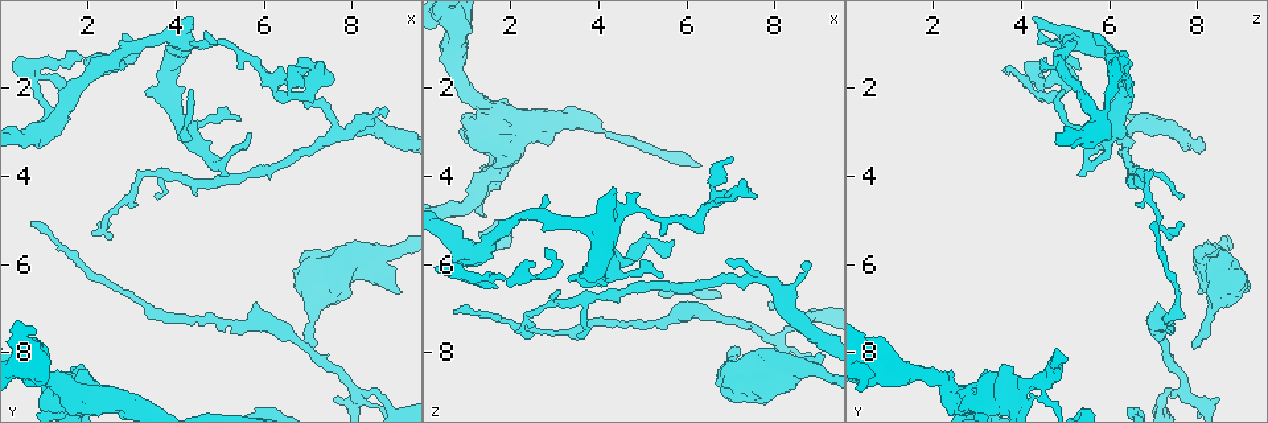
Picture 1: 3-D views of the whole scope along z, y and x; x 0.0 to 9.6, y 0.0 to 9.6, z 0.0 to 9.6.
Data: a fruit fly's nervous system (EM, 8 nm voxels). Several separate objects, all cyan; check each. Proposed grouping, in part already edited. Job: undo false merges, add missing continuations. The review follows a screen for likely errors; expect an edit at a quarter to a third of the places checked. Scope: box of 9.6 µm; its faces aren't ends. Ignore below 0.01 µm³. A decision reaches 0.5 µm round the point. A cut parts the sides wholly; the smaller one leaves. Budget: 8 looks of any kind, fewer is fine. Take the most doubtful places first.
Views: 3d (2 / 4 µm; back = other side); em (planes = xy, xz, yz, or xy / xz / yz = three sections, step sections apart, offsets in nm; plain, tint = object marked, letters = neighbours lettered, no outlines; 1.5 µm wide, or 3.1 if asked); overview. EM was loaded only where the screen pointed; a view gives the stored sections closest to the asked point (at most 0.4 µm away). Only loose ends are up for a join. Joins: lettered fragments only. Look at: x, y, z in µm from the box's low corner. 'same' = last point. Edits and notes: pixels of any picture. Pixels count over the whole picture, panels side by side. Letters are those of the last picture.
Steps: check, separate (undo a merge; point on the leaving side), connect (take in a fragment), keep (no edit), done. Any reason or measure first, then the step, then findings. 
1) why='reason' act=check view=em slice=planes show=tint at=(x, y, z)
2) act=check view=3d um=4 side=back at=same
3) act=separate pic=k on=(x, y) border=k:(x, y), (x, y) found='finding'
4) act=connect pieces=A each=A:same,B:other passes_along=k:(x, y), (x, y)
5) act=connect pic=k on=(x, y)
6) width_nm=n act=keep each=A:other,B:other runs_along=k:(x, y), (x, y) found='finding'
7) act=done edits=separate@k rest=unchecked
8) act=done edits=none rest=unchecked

why='a fork' act=check view=em slice=xy step=4 show=letters at=(1.20, 8.70, 4.45)

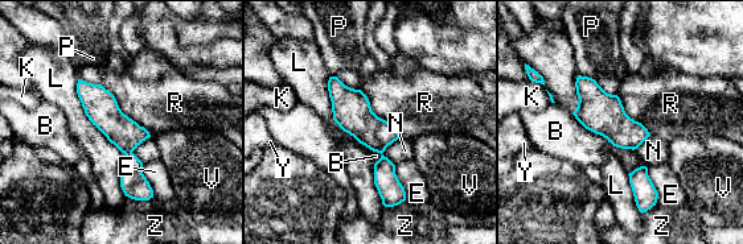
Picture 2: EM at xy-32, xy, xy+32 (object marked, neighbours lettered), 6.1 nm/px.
act=separate pic=2 on=(134, 183) each=B:other,E:other,K:other,L:other,N:other,P:other,R:other,V:other,Y:other,Z:other border=2:(131, 152), (126, 154) found='a second neuron is stuck on'

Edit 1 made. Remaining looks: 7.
act=check view=overview

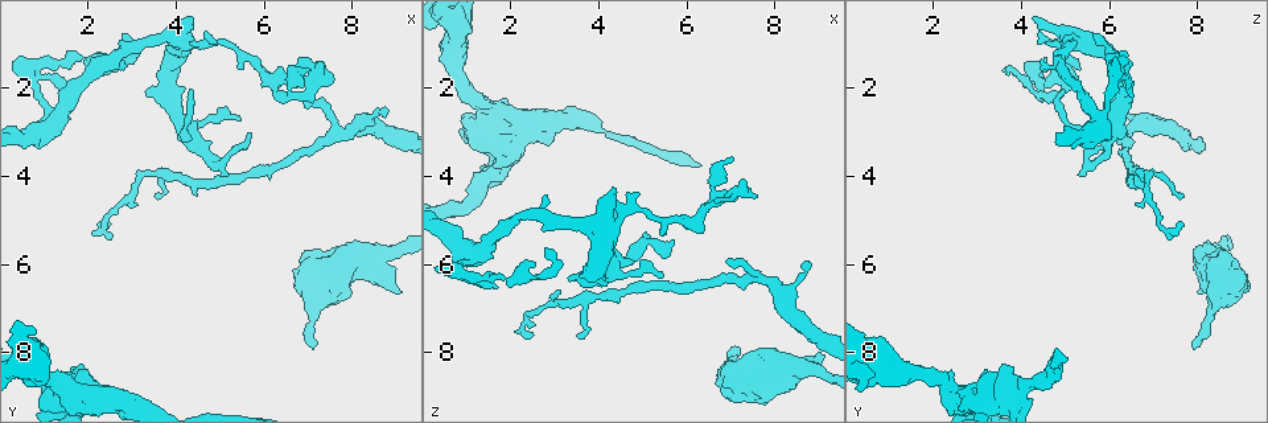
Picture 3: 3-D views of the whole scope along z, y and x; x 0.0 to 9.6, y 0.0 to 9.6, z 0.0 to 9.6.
why='free end' act=check view=3d um=2 at=(9.10, 6.60, 8.00)

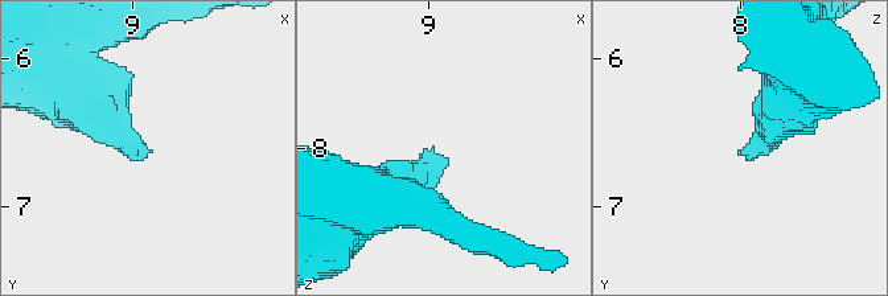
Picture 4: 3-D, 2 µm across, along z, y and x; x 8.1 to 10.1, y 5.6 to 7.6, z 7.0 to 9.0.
why='shape alone is not enough' act=check view=em slice=planes show=plain at=(9.10, 6.66, 8.06)

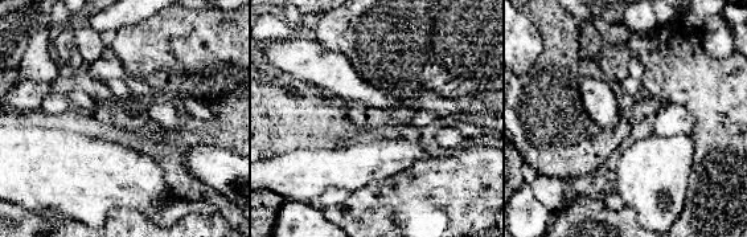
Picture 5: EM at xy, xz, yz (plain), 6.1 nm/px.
act=check view=em slice=planes show=letters at=same

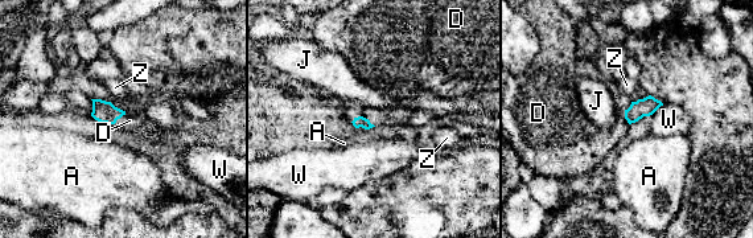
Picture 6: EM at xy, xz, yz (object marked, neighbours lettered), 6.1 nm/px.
act=connect pieces=D each=A:other,D:same,J:other,W:other,Z:other passes_along=6:(358, 122), (362, 117), (400, 114) found='the neuron continues'

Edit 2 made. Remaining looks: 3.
act=check view=overview

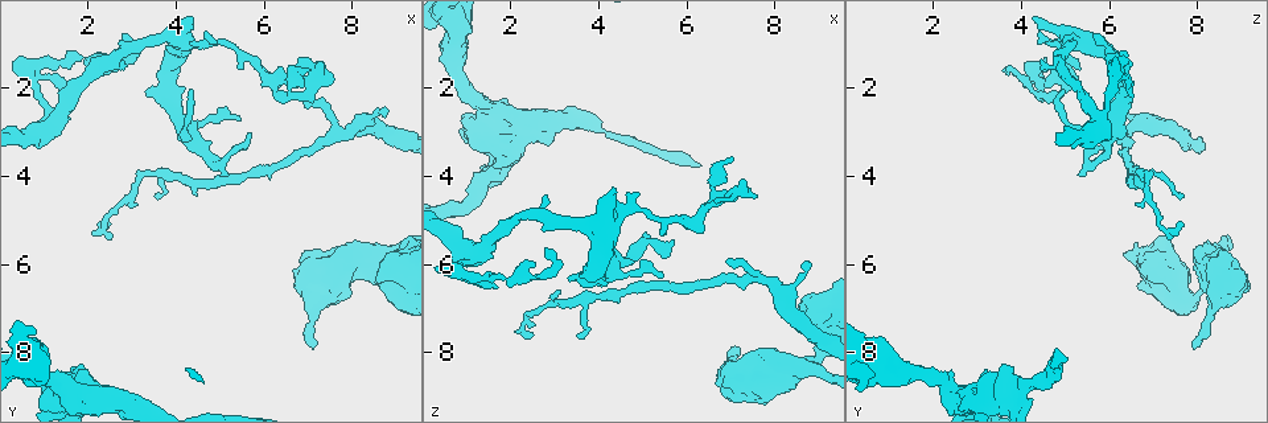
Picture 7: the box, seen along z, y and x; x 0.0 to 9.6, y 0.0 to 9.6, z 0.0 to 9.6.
why='abrupt turn' act=check view=em slice=planes show=letters at=(6.25, 1.90, 5.05)

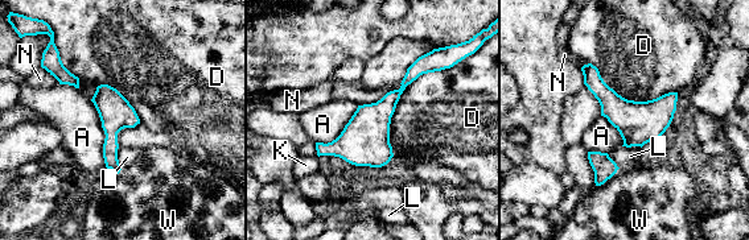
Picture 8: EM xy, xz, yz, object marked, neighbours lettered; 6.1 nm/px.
act=keep each=A:other,D:other,K:other,L:other,N:other,W:other border=8:(402, 85), (316, 143) found='all the same neuron'

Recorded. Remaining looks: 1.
act=done edits=separate@2,connect@6 rest=unchecked

